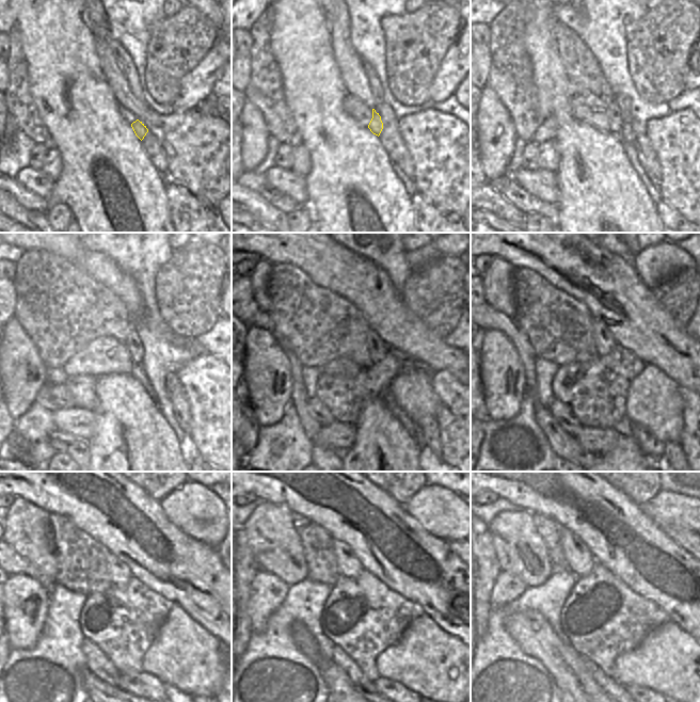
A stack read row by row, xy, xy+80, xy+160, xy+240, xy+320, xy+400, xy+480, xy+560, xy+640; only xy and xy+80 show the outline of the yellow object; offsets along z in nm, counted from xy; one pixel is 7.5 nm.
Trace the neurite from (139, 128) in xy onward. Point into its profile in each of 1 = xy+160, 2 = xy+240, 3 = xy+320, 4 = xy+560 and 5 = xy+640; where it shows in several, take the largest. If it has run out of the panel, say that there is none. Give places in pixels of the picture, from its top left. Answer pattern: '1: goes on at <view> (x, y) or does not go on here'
1: goes on at xy+160 (615, 115)
2: goes on at xy+240 (136, 349)
3: goes on at xy+320 (377, 348)
4: goes on at xy+560 (349, 567)
5: goes on at xy+640 (578, 559)

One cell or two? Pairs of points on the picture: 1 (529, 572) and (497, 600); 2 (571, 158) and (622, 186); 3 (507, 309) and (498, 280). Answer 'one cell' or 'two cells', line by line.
1: two cells
2: one cell
3: one cell

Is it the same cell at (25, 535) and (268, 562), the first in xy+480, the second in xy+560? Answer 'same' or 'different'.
same

